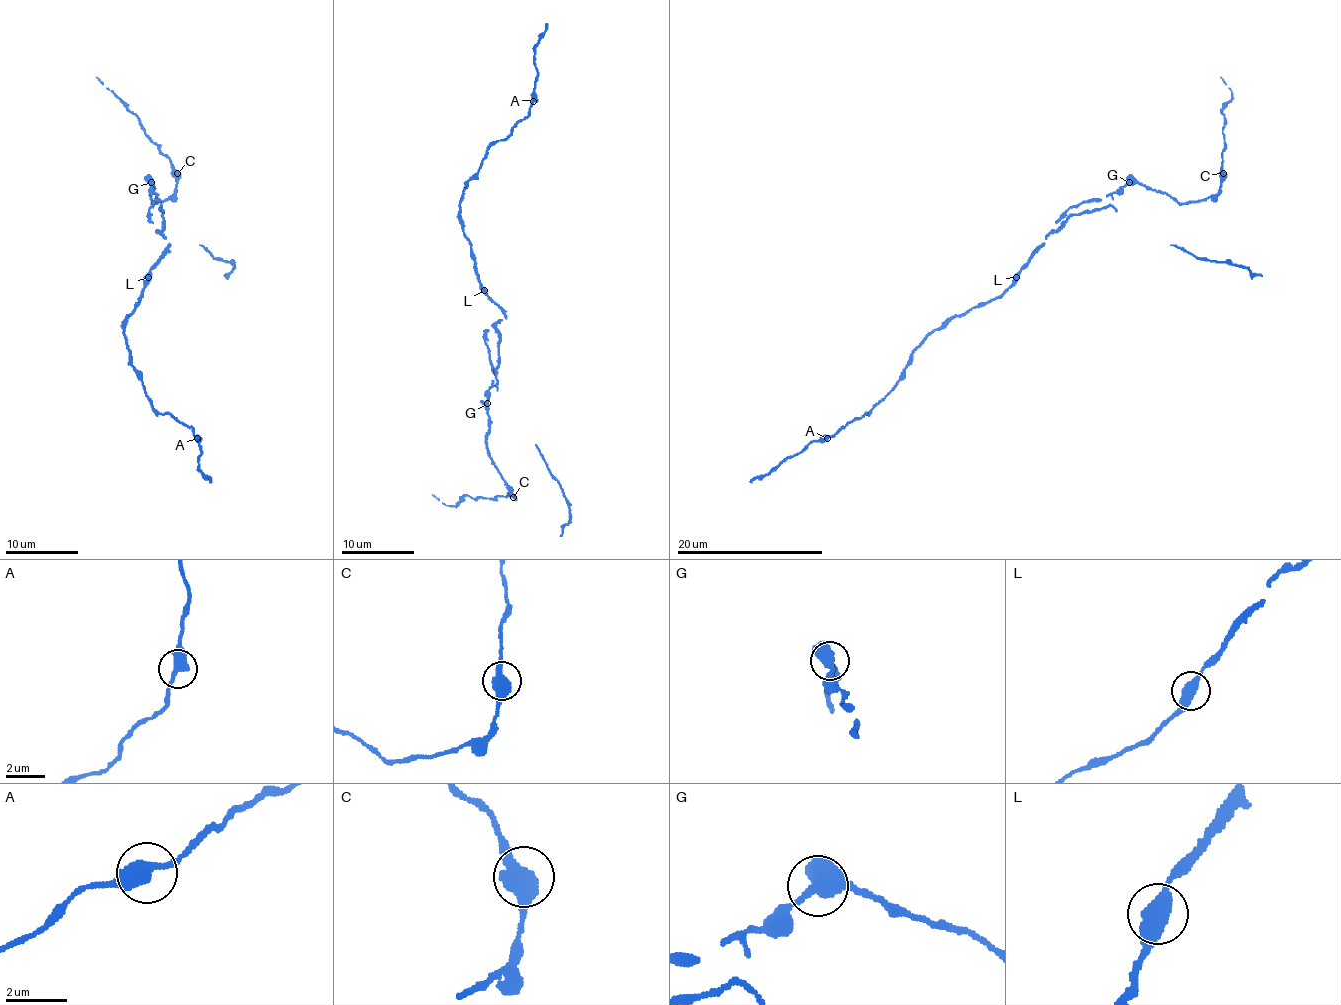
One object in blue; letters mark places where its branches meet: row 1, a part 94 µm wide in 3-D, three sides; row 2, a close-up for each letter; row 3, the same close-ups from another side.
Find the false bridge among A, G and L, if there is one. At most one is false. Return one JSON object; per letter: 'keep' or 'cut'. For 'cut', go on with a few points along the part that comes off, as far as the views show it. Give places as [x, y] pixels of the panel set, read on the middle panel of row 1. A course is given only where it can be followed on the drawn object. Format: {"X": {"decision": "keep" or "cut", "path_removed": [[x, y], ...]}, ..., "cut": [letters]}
{"A": {"decision": "keep"}, "G": {"decision": "keep"}, "L": {"decision": "keep"}, "cut": []}

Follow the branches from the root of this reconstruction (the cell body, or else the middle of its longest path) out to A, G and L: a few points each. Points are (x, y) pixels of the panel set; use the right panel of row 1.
A: (1029, 261), (1000, 295), (949, 317), (936, 328), (916, 348), (898, 383), (870, 410), (827, 438)
G: (1029, 261), (1046, 237), (1066, 219), (1100, 210), (1104, 206), (1100, 199), (1119, 191), (1130, 182)
L: (1029, 261), (1016, 277)

